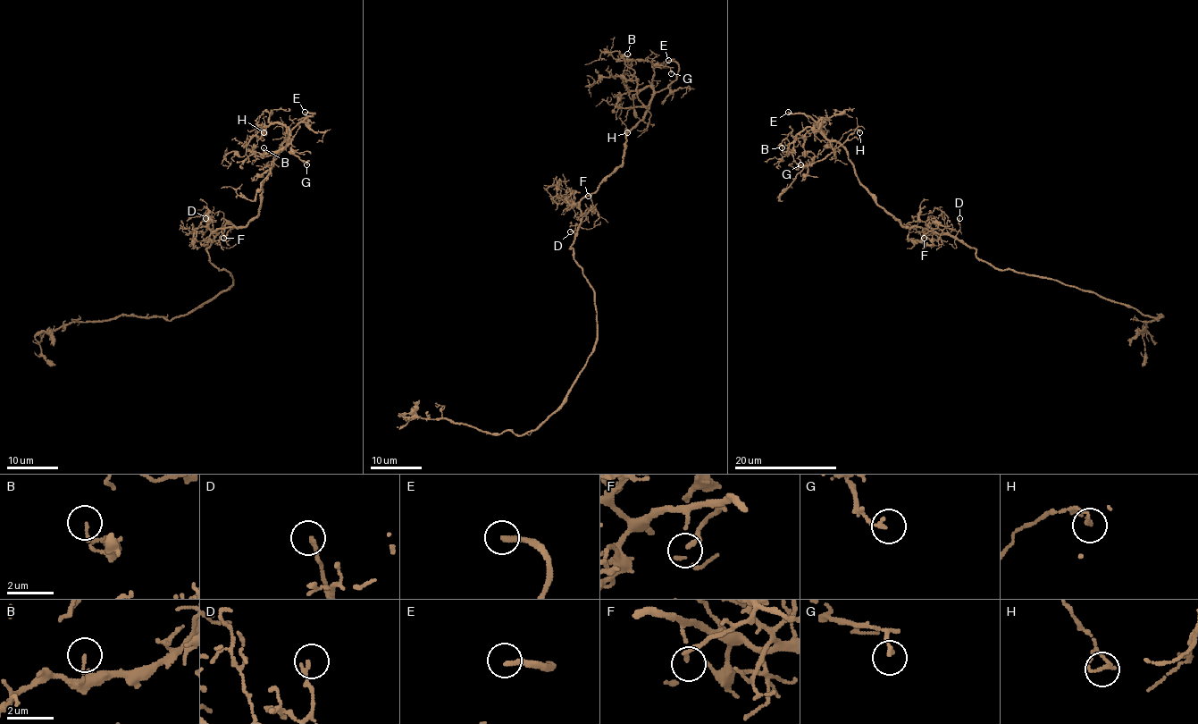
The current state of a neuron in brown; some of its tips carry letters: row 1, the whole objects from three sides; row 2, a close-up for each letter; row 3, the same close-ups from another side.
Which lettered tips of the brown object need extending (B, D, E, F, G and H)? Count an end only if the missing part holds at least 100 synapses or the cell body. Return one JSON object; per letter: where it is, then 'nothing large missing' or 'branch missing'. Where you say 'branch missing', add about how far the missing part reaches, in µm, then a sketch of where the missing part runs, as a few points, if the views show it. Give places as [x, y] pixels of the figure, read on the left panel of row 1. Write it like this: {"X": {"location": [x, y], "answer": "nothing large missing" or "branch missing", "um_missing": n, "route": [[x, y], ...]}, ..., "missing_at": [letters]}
{"B": {"location": [263, 147], "answer": "nothing large missing"}, "D": {"location": [205, 218], "answer": "nothing large missing"}, "E": {"location": [305, 112], "answer": "branch missing", "um_missing": 25, "route": [[305, 112], [273, 109], [230, 71], [234, 59]]}, "F": {"location": [223, 238], "answer": "nothing large missing"}, "G": {"location": [306, 164], "answer": "nothing large missing"}, "H": {"location": [263, 132], "answer": "nothing large missing"}, "missing_at": ["E"]}

